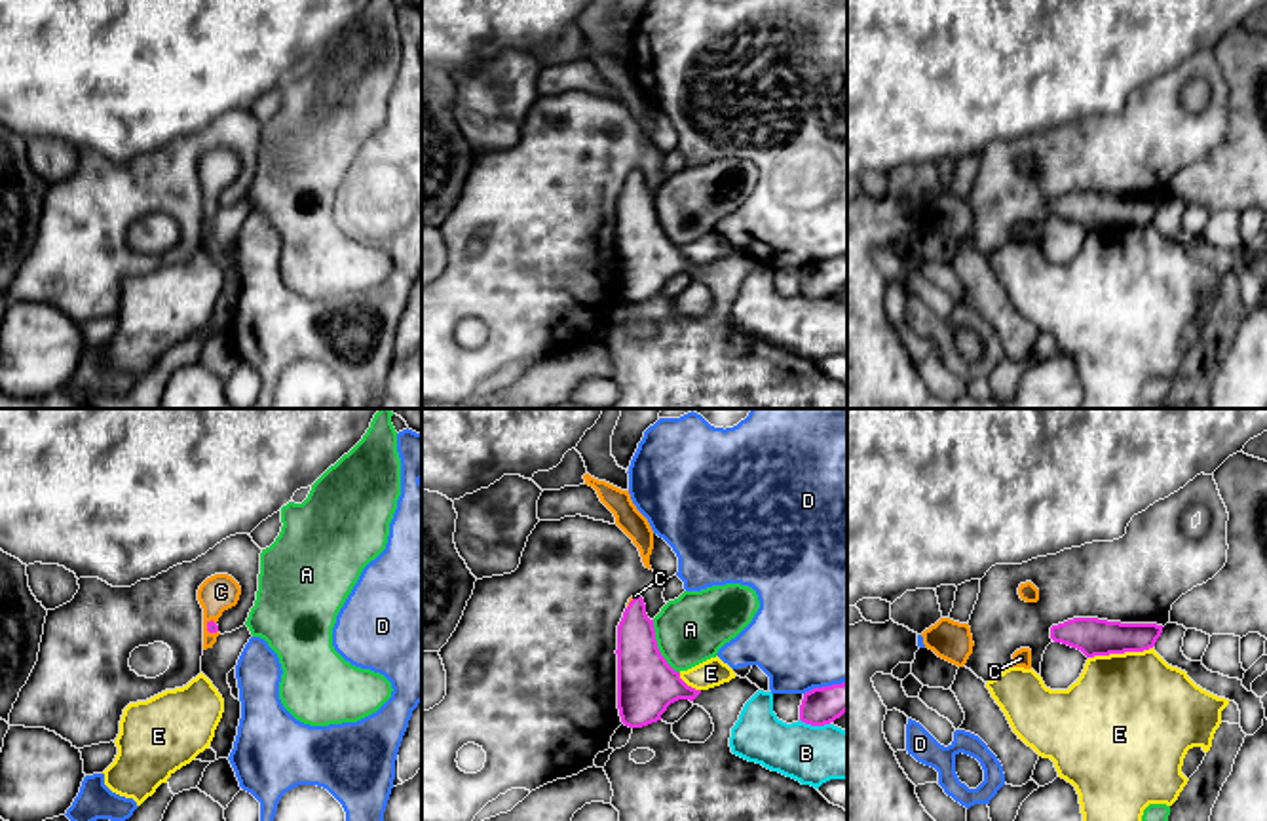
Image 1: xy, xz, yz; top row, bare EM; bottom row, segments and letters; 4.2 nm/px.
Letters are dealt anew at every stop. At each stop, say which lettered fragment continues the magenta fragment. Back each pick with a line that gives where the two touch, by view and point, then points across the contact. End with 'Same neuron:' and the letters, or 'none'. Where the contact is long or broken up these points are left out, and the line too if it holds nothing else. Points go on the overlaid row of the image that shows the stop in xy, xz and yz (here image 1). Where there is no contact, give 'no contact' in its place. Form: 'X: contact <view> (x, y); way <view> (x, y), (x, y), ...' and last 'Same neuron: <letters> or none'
C: contact xy (208, 628); way xy (211, 626), (208, 628), (213, 599), (221, 591)
Same neuron: C

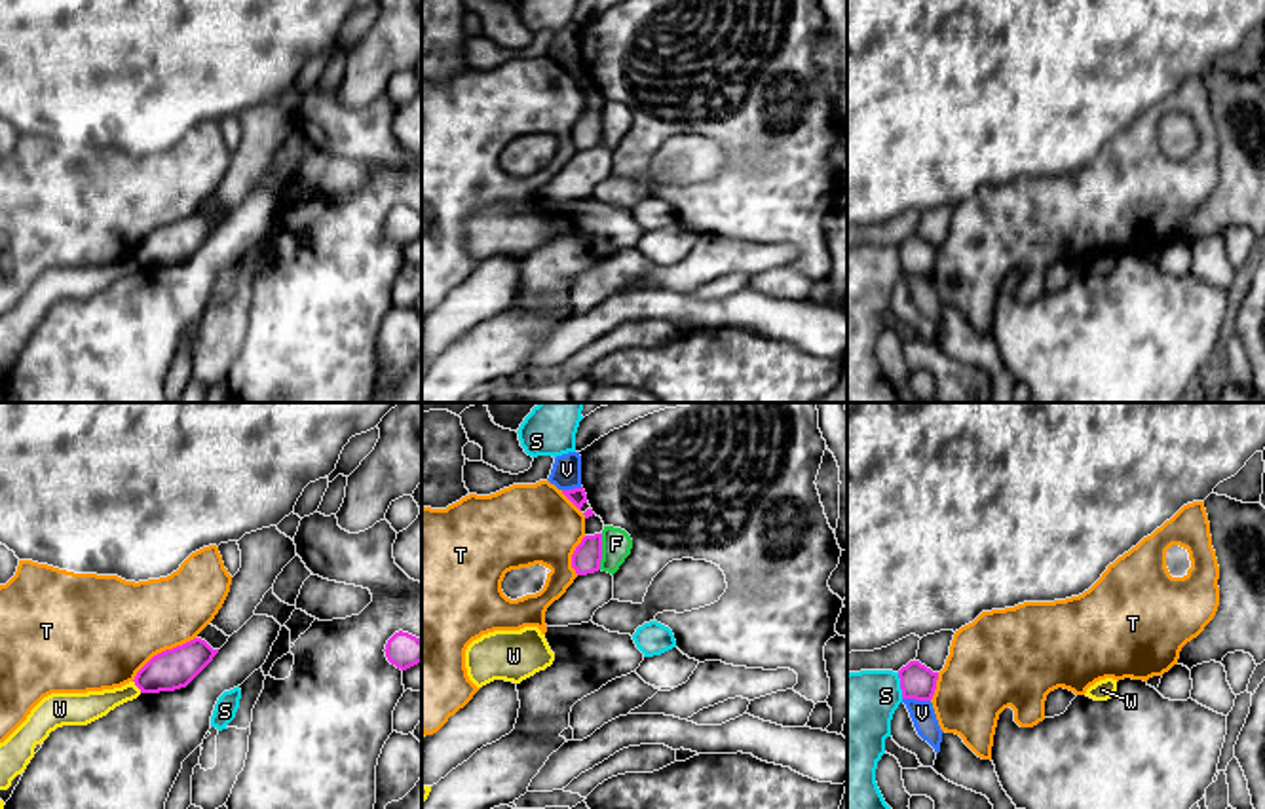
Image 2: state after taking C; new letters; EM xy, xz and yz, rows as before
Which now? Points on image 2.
Same neuron: none

